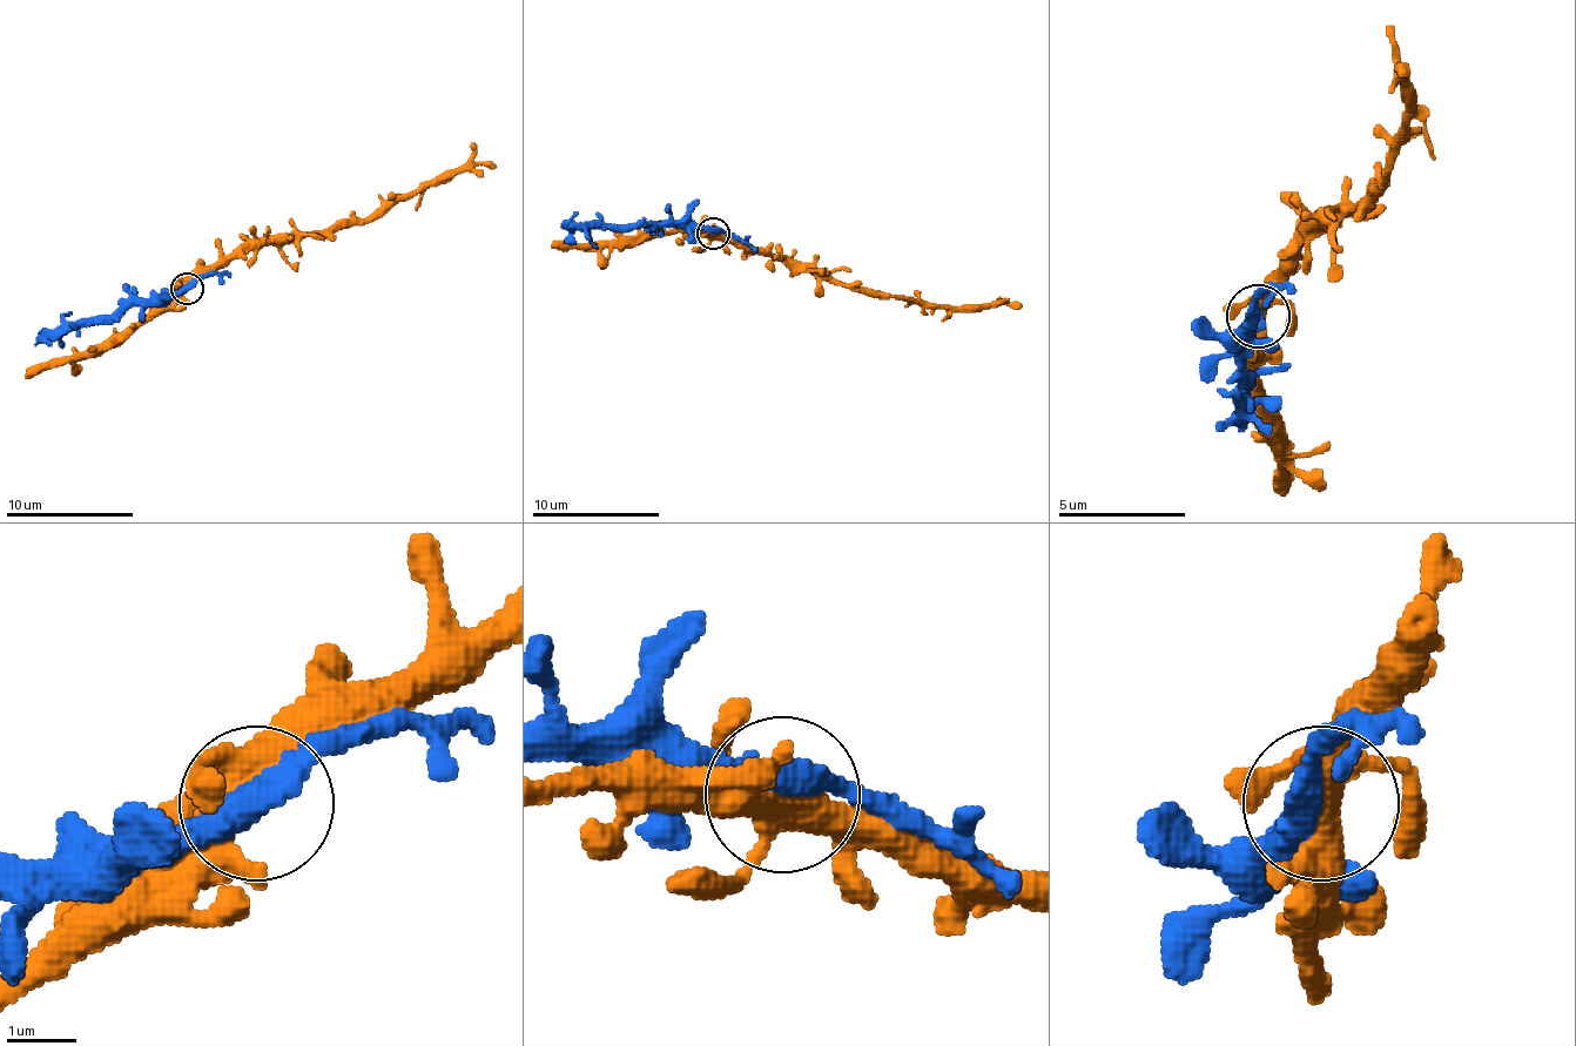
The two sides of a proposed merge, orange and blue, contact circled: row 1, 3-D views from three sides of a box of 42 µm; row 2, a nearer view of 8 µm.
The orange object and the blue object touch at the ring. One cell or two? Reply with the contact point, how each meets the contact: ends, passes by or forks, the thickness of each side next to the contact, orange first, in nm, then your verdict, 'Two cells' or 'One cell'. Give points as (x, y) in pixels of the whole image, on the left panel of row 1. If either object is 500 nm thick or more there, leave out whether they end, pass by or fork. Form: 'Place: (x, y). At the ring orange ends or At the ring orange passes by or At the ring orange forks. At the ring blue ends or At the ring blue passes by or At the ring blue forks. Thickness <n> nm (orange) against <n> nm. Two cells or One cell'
Place: (187, 288). At the ring orange forks. At the ring blue passes by. Thickness 440 nm (orange) against 400 nm. One cell

